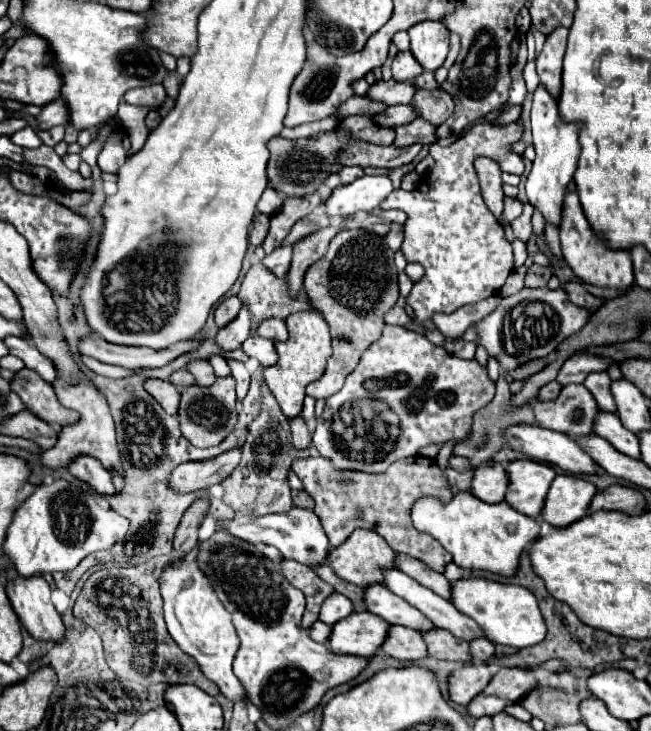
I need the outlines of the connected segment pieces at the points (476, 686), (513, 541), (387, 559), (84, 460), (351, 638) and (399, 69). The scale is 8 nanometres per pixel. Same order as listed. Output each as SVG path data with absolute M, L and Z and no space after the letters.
M467 664L449 674L449 698L455 704L467 706L487 684L491 672L487 664Z
M459 492L457 496L453 496L453 500L449 504L441 504L435 498L421 498L415 502L413 510L411 510L411 518L417 530L431 534L433 538L437 538L441 542L441 546L451 552L453 562L463 568L463 570L485 570L491 574L499 574L505 578L511 578L517 574L519 568L519 556L525 550L525 546L529 542L533 542L539 536L539 522L531 516L519 514L517 510L513 510L511 506L507 506L505 502L499 504L485 504L479 498L475 498L471 492Z
M355 530L349 540L337 548L331 548L331 554L327 558L327 564L335 570L337 576L341 576L347 582L353 582L361 588L367 588L371 584L385 584L385 576L383 572L387 568L397 568L395 566L395 552L385 544L385 540L375 534L373 530Z
M77 456L69 464L69 472L77 480L85 482L97 496L113 496L115 494L111 474L99 464L99 460L95 460L91 456Z
M353 612L333 626L327 646L337 654L373 658L381 648L383 638L387 638L387 628L391 628L391 624L387 624L381 616L371 612Z
M399 52L393 60L393 78L397 82L405 82L405 80L415 80L419 74L423 72L423 68L417 64L415 56L411 56L411 52Z

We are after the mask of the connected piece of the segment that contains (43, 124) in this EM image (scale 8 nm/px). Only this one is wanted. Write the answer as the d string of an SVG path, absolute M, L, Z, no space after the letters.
M61 98L57 100L51 100L49 104L43 106L41 114L35 116L37 124L39 124L39 130L49 130L53 126L59 126L59 124L67 124L67 108L65 108L65 102Z

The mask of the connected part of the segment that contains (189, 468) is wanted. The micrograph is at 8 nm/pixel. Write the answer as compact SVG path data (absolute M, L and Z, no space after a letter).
M229 450L213 460L185 462L173 470L173 474L169 476L169 484L179 494L207 490L209 486L223 482L235 470L239 458L241 458L239 450Z

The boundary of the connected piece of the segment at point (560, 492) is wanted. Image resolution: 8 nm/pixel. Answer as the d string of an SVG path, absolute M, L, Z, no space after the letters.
M559 474L549 488L541 518L555 528L573 524L587 514L595 492L597 488L585 478L573 474Z

